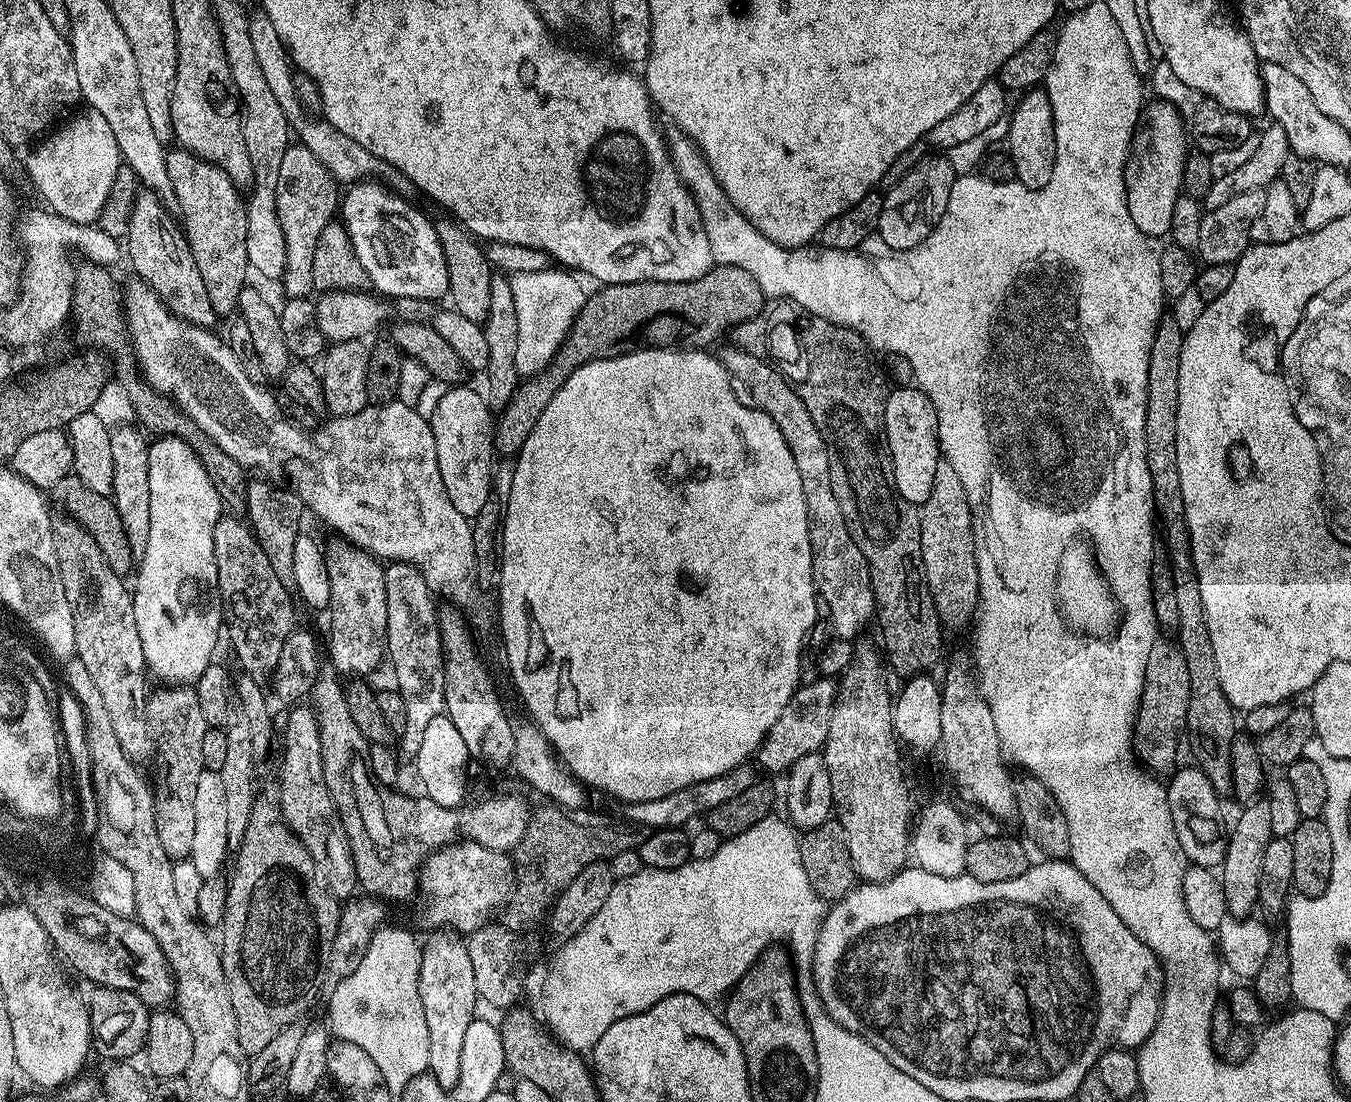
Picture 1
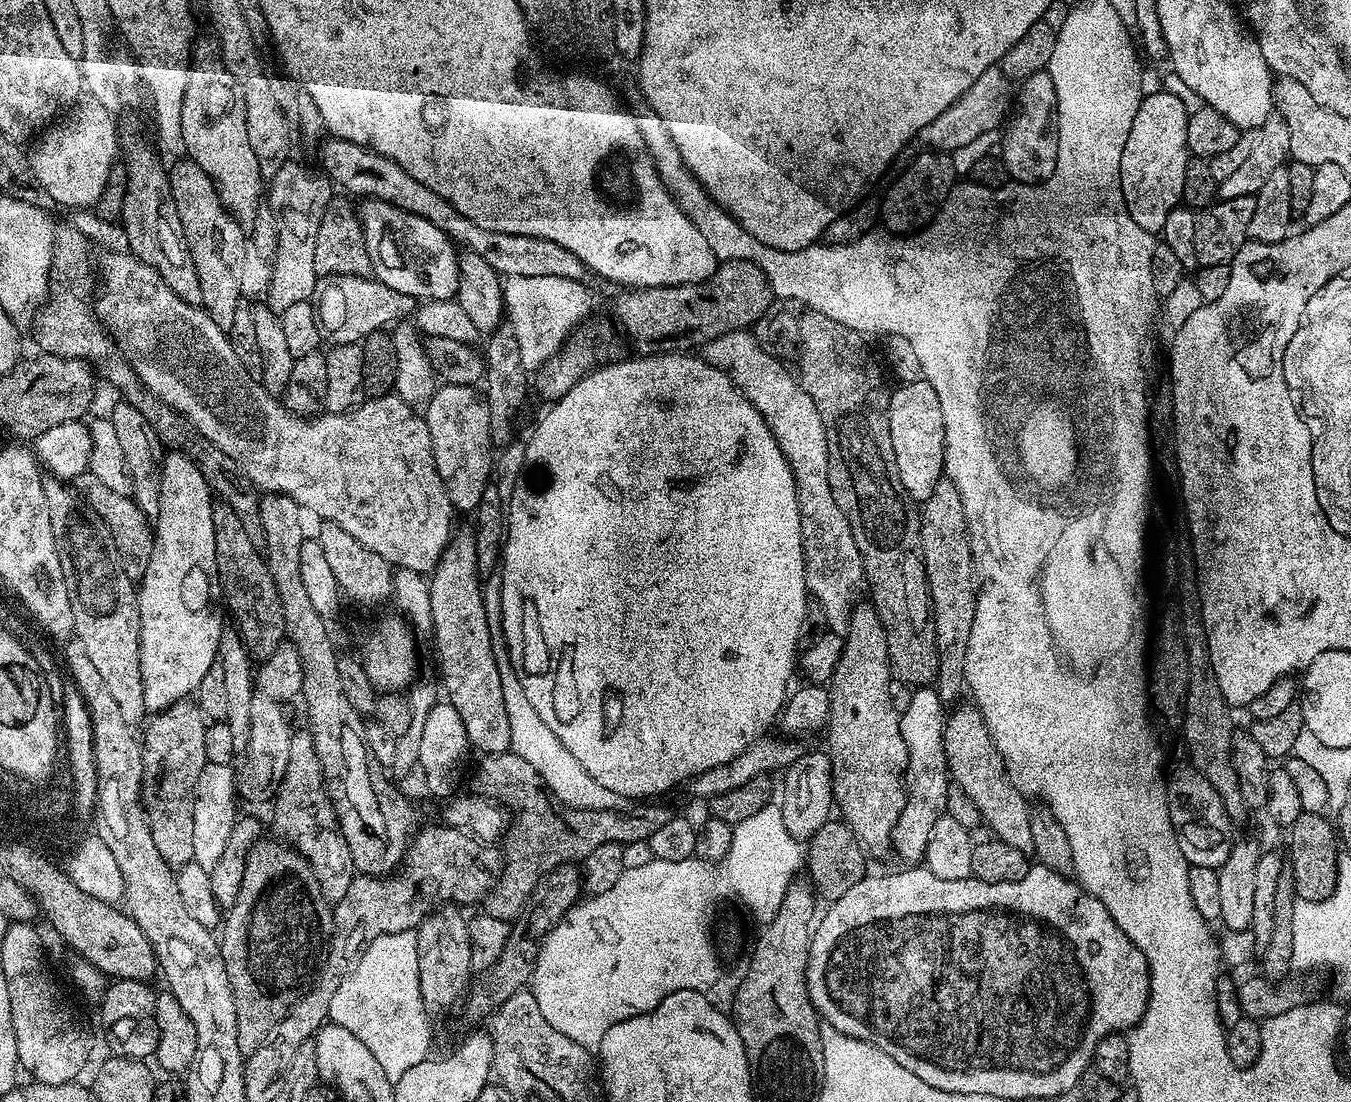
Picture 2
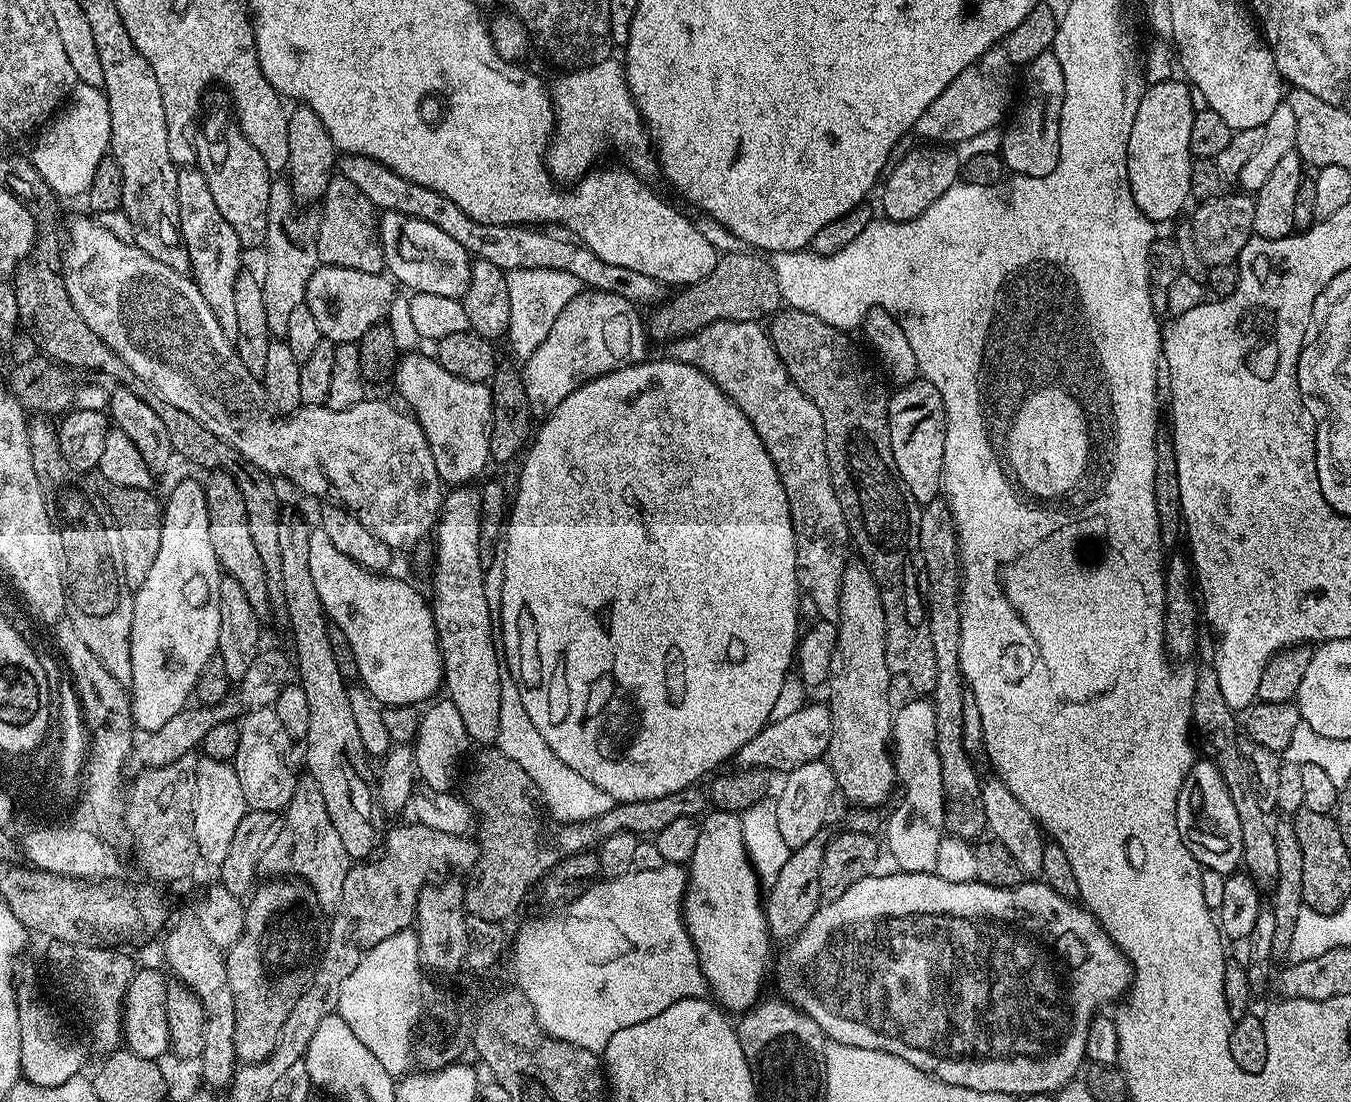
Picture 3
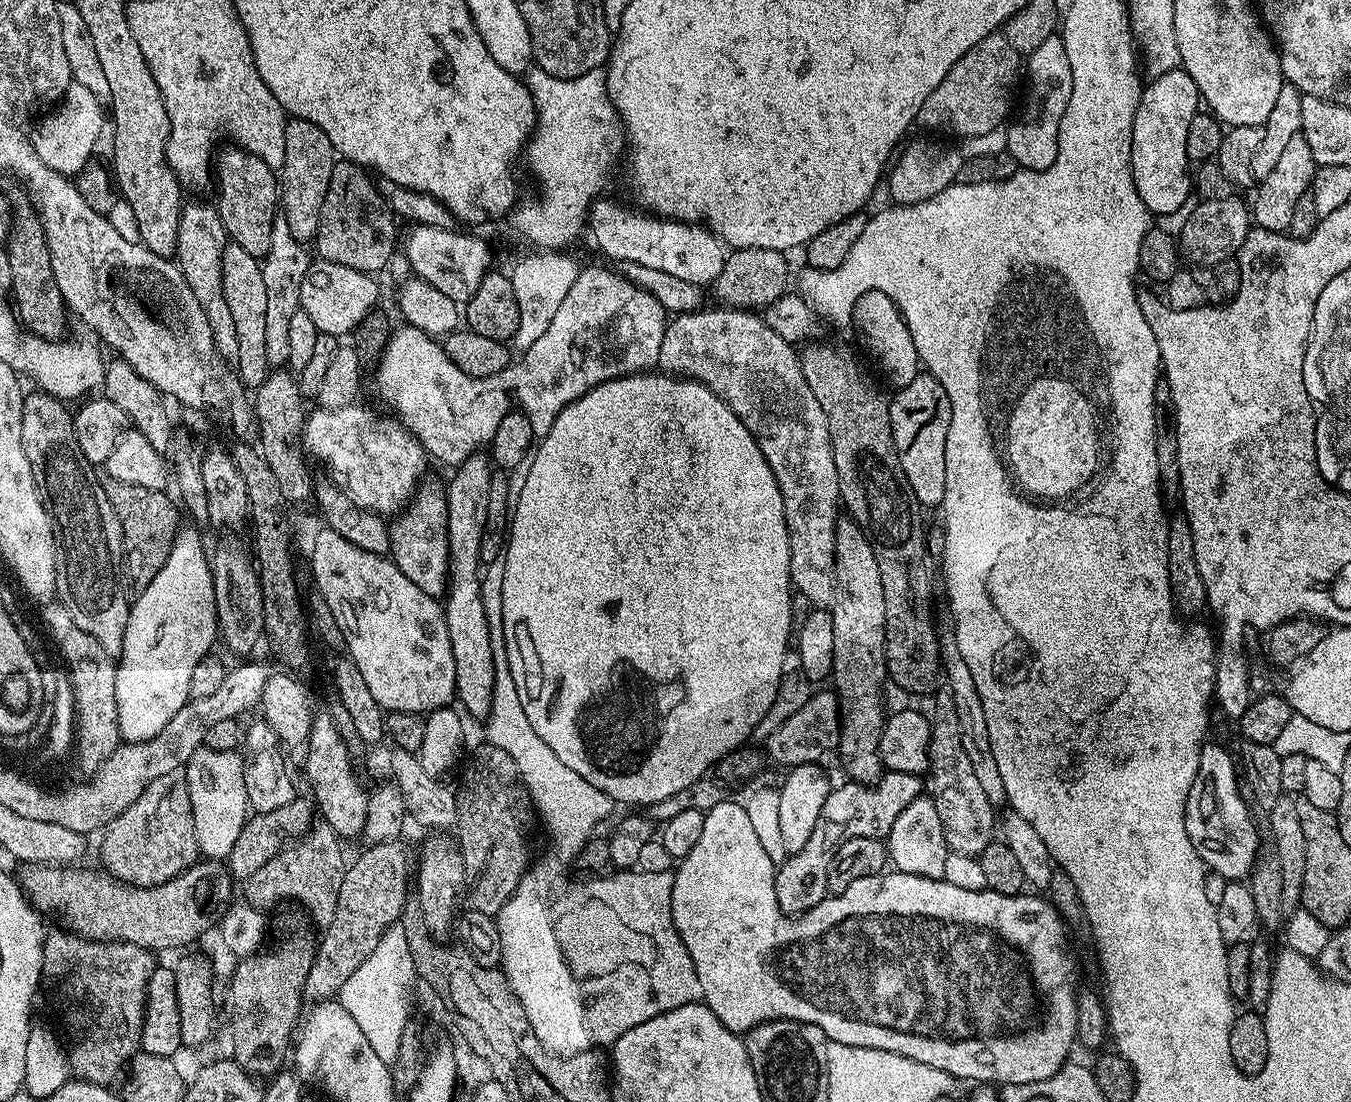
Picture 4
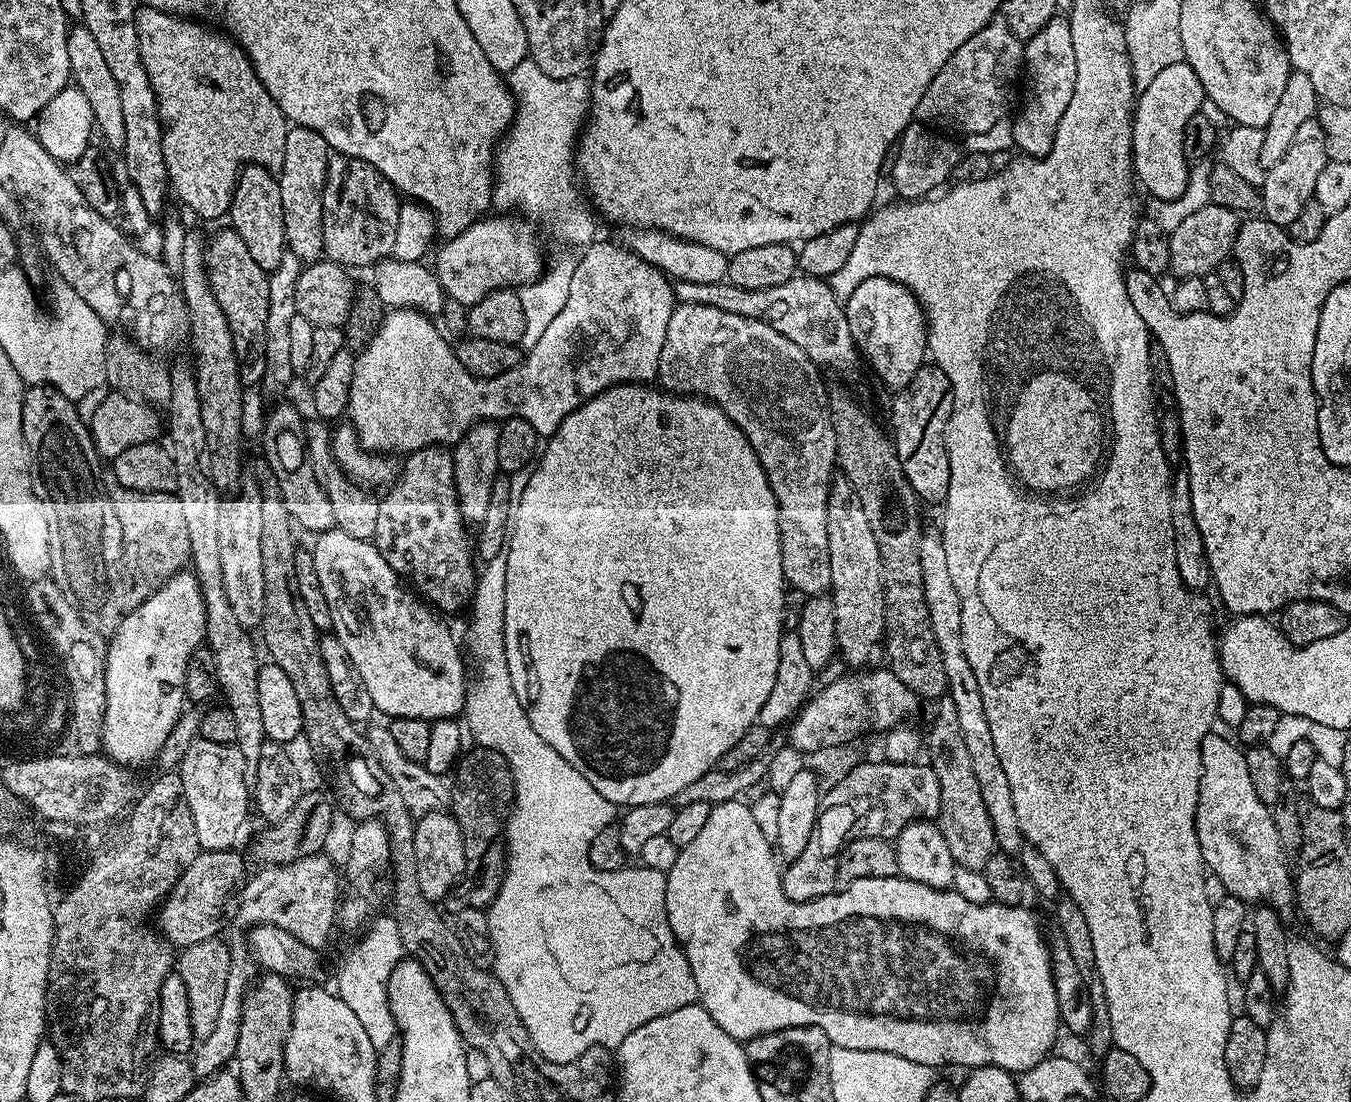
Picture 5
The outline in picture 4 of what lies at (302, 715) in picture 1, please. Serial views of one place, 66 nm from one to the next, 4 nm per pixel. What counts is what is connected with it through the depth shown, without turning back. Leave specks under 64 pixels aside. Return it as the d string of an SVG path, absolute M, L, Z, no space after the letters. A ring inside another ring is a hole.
M323 822L313 823L303 836L285 843L277 856L272 856L246 882L247 903L253 908L268 910L279 900L301 900L316 919L315 927L323 930L334 918L338 906L338 890L342 890L342 878L346 867L344 852L336 829Z

